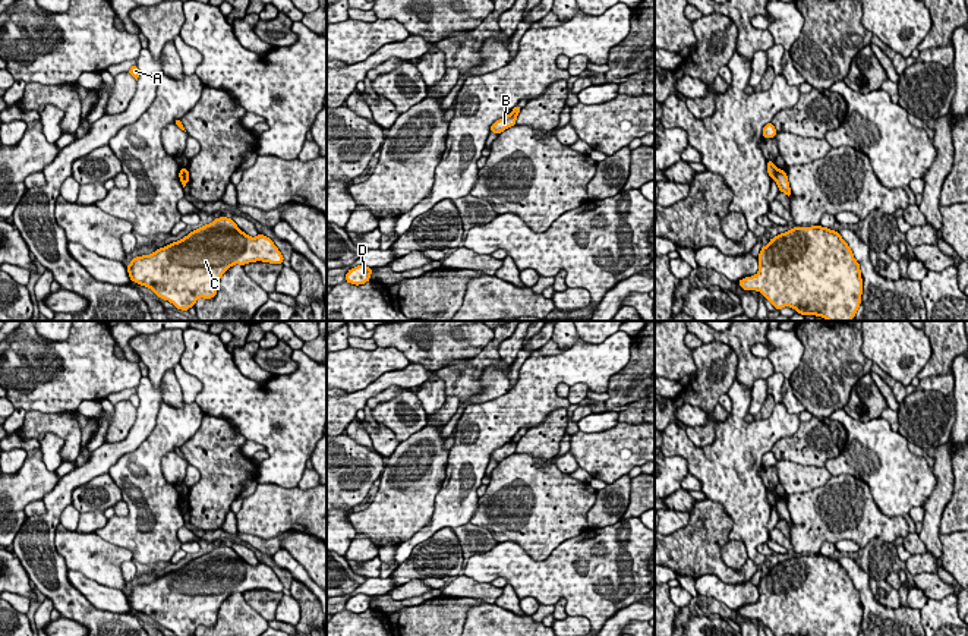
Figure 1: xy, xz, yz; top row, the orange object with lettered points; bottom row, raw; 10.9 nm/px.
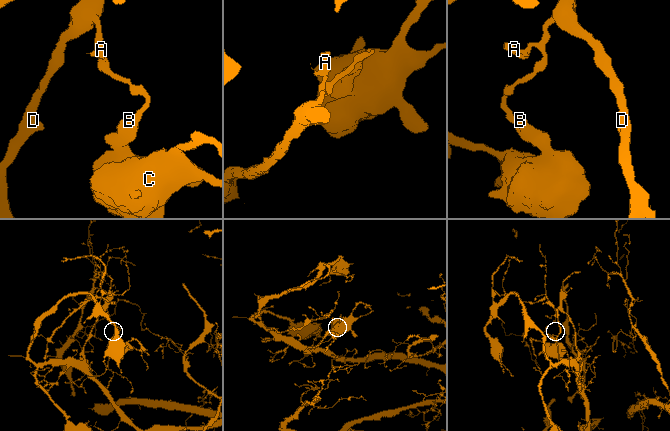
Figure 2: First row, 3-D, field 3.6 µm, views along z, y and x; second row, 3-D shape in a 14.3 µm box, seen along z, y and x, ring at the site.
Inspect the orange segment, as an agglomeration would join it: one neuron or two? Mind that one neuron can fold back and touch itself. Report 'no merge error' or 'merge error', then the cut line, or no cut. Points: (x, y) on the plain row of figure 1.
merge error; cut in yz along (776, 497), (775, 507)

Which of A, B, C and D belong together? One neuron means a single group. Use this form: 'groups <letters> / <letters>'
groups A D / B C

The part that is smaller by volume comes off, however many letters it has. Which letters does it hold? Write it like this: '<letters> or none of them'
B, C

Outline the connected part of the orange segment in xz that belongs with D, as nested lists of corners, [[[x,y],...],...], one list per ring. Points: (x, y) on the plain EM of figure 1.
[[[357,594],[346,602],[346,610],[351,613],[365,613],[371,607],[372,596],[365,594]]]

